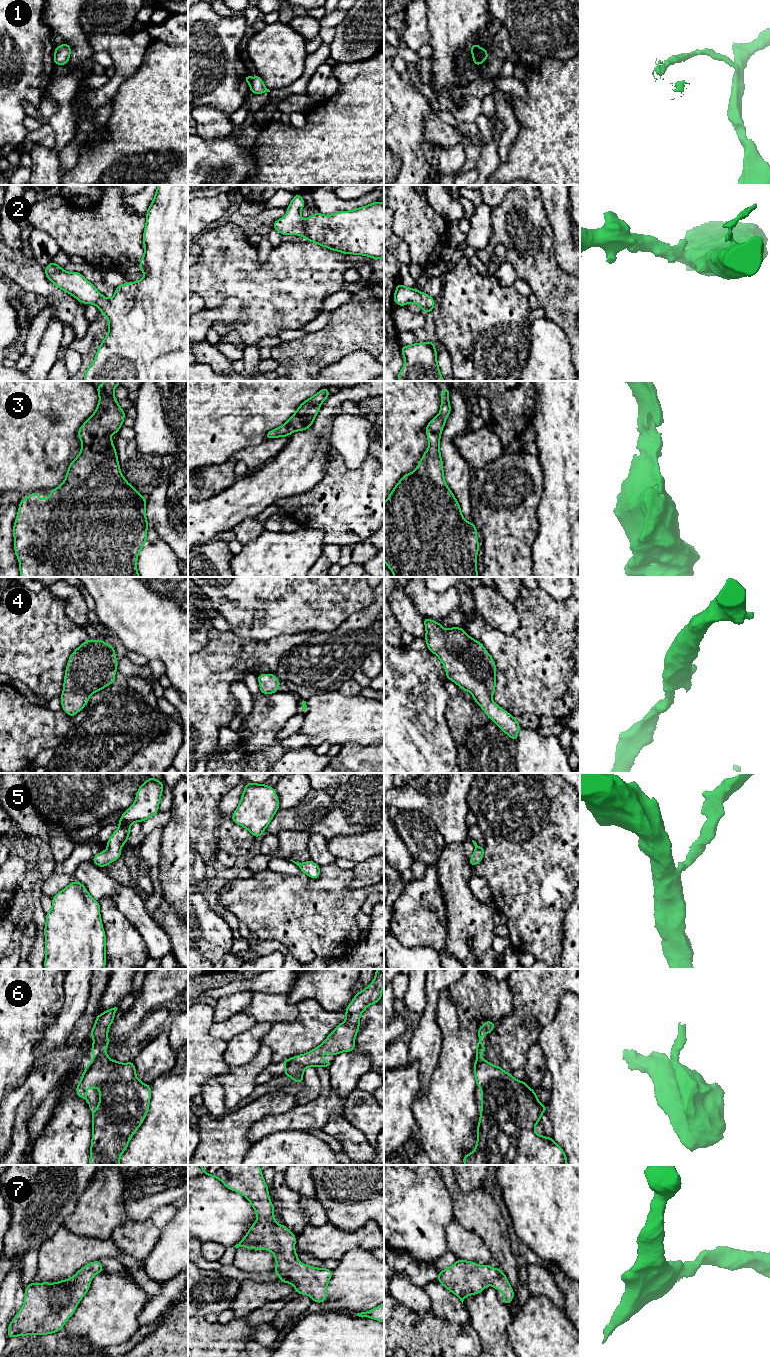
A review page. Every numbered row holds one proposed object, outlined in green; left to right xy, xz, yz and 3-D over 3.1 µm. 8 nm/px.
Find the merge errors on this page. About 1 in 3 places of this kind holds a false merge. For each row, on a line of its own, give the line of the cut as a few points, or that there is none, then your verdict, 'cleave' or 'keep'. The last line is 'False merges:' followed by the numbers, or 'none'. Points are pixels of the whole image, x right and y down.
1: cut yz (479, 47), (472, 53); cleave
2: cut none; keep
3: cut none; keep
4: cut none; keep
5: cut none; keep
6: cut xy (104, 1052), (84, 1072); cleave
7: cut none; keep
False merges: 1, 6

